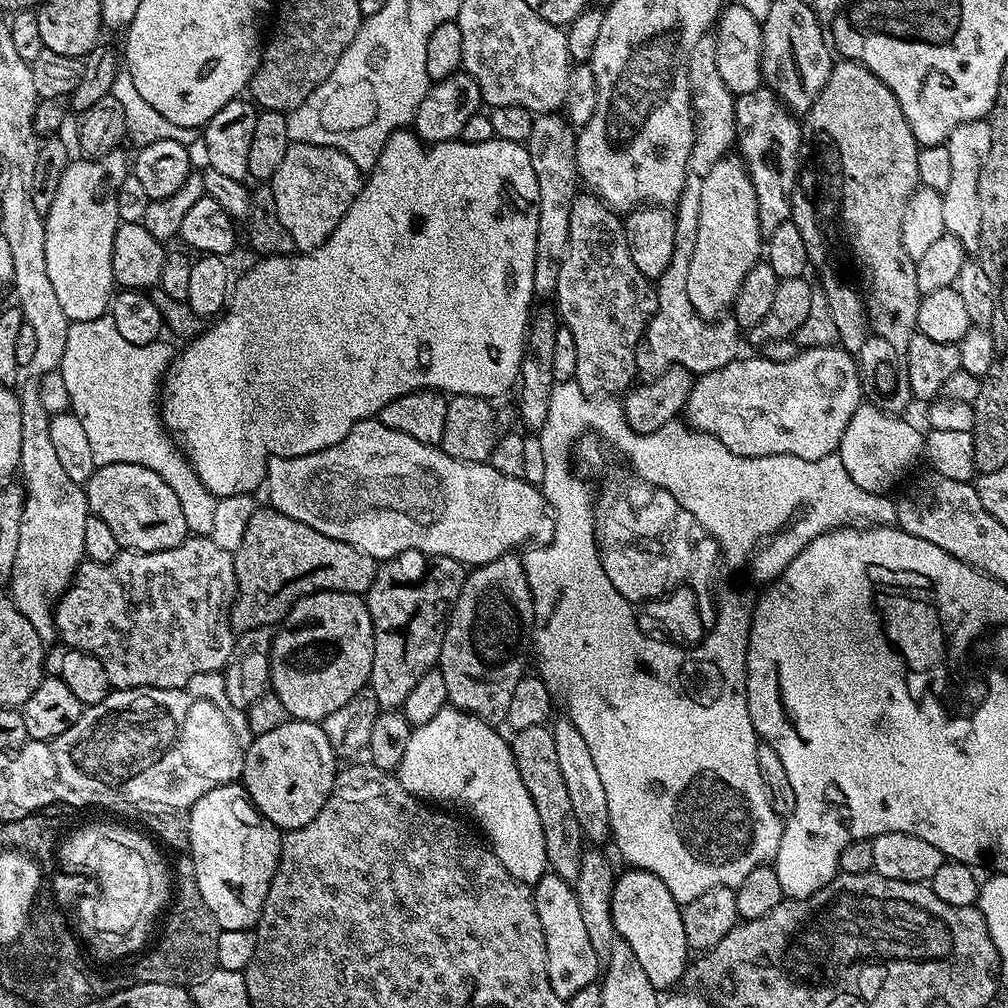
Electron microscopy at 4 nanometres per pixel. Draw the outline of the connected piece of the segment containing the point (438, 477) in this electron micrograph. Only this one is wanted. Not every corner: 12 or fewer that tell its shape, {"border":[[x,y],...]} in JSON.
{"border":[[360,420],[268,462],[267,503],[376,561],[479,566],[537,485]]}

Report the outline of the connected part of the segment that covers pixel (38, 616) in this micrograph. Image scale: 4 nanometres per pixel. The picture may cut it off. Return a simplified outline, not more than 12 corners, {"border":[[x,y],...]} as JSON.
{"border":[[19,389],[24,513],[10,598],[38,638],[85,559],[88,494]]}

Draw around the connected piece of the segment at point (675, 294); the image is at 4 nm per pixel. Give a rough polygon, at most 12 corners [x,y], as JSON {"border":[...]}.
{"border":[[699,183],[674,205],[674,258],[636,371],[718,370],[741,355],[735,319],[703,320],[686,295]]}

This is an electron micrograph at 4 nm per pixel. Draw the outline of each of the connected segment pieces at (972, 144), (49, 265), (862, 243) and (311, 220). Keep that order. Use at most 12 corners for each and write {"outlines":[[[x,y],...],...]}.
{"outlines":[[[990,123],[954,129],[950,183],[942,193],[945,233],[980,251],[978,178],[990,154]],[[119,148],[71,159],[45,216],[46,274],[69,323],[116,286]],[[841,59],[790,219],[862,396],[907,413],[920,184],[898,98]],[[289,143],[270,187],[301,253],[321,248],[358,198],[342,150]]]}

